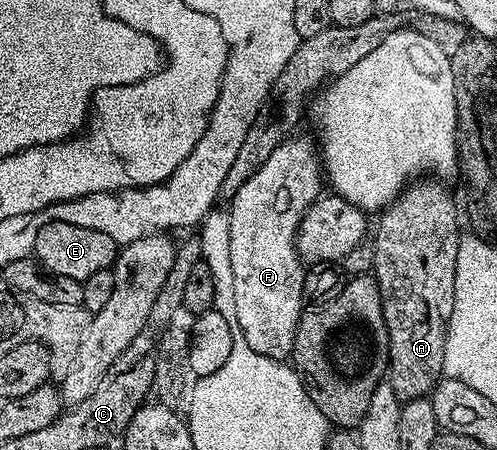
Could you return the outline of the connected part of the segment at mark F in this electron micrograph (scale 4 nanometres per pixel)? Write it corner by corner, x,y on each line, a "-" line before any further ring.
288,136
246,180
229,202
231,214
226,218
230,230
237,323
253,351
275,361
290,358
295,346
299,316
305,308
305,263
299,257
295,236
305,211
321,196
319,188
325,185
316,142
297,136

